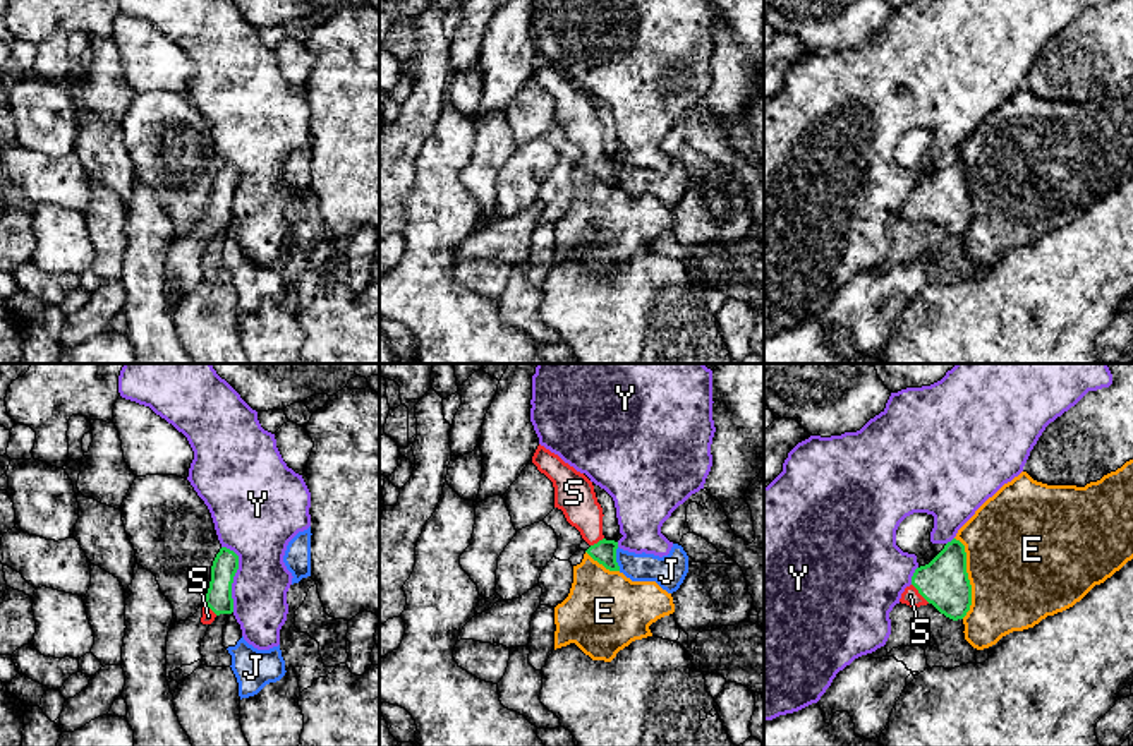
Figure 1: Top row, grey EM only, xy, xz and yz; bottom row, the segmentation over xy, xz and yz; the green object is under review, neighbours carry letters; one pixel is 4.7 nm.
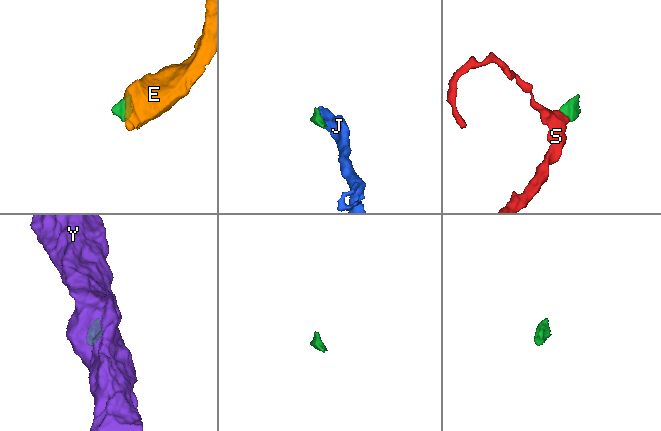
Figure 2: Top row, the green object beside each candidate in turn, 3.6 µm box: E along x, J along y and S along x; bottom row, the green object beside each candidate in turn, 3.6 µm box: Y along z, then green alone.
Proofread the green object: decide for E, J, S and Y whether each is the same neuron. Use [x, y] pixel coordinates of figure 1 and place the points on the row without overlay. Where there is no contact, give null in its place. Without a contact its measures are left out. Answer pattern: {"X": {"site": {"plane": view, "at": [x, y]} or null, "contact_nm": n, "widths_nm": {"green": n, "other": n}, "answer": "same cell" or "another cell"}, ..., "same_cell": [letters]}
{"E": {"site": {"plane": "yz", "at": [967, 194]}, "contact_nm": 380, "widths_nm": {"green": 220, "other": 480}, "answer": "another cell"}, "J": {"site": {"plane": "xz", "at": [615, 175]}, "contact_nm": 110, "widths_nm": {"green": 110, "other": 150}, "answer": "another cell"}, "S": {"site": {"plane": "yz", "at": [920, 210]}, "contact_nm": 130, "widths_nm": {"green": 220, "other": 80}, "answer": "same cell"}, "Y": {"site": {"plane": "xy", "at": [234, 191]}, "contact_nm": 320, "widths_nm": {"green": 130, "other": 320}, "answer": "another cell"}, "same_cell": ["S"]}

